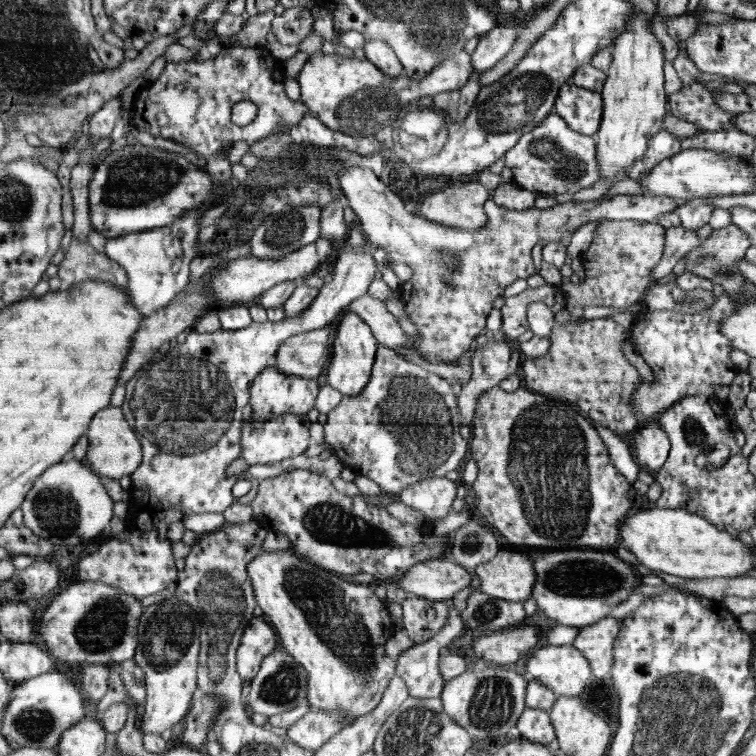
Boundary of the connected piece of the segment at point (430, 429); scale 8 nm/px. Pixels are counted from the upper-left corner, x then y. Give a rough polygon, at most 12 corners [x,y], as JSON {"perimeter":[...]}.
{"perimeter":[[378,344],[324,438],[395,497],[468,454],[451,383]]}

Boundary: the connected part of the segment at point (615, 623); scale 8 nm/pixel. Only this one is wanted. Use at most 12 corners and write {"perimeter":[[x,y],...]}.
{"perimeter":[[622,619],[580,627],[573,640],[596,678],[612,672]]}

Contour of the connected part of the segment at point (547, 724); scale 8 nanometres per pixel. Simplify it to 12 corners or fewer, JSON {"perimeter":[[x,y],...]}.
{"perimeter":[[526,708],[516,728],[525,740],[548,747],[555,739],[549,713]]}

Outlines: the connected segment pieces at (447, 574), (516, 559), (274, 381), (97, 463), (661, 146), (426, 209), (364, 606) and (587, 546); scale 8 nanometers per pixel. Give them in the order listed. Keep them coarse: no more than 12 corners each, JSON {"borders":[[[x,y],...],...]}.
{"borders":[[[449,557],[391,579],[408,596],[451,602],[474,576]],[[499,552],[476,567],[483,594],[530,599],[538,580],[532,560]],[[267,367],[251,386],[254,420],[307,414],[316,379]],[[120,407],[92,419],[84,464],[120,481],[143,444]],[[665,129],[648,141],[646,153],[630,167],[636,181],[656,164],[681,151],[681,139]],[[478,181],[428,196],[418,214],[474,231],[488,221]],[[292,550],[246,566],[306,668],[310,709],[343,728],[396,675],[386,606]],[[480,394],[476,510],[517,548],[612,551],[633,484],[575,405]]]}

